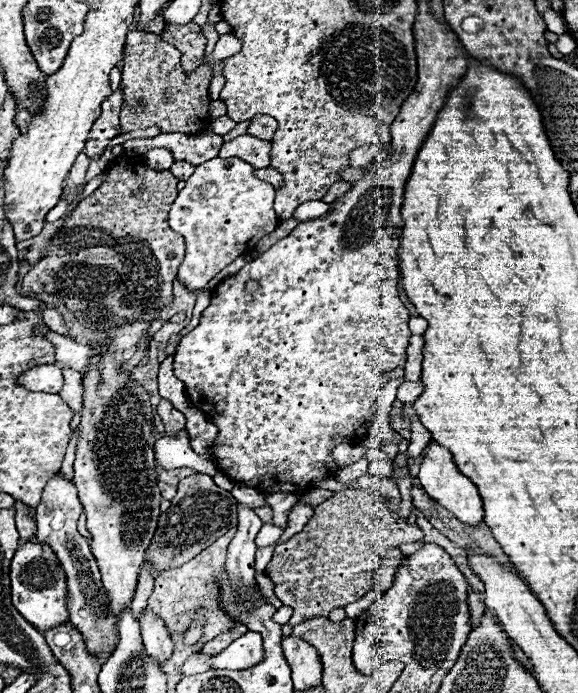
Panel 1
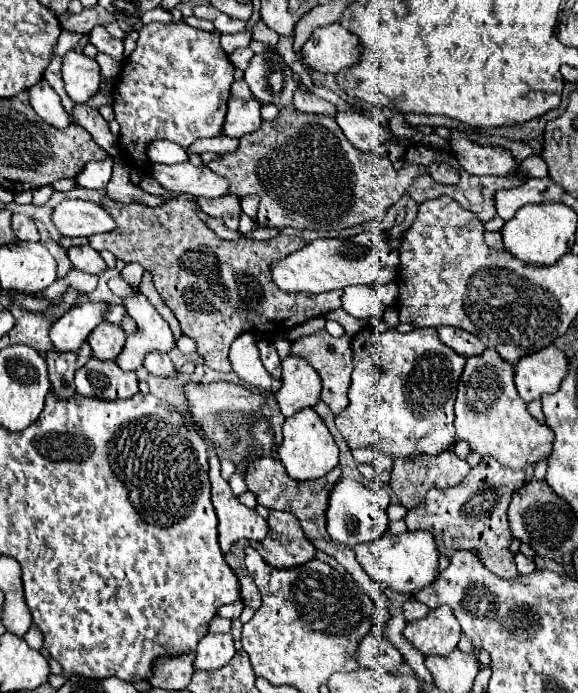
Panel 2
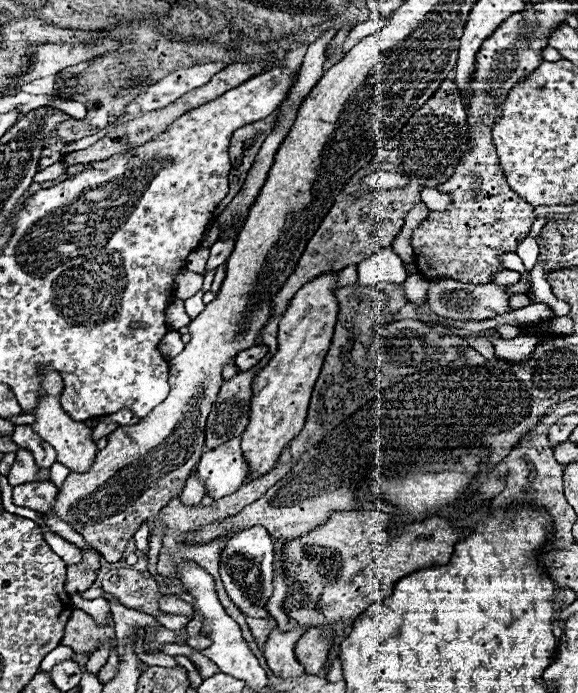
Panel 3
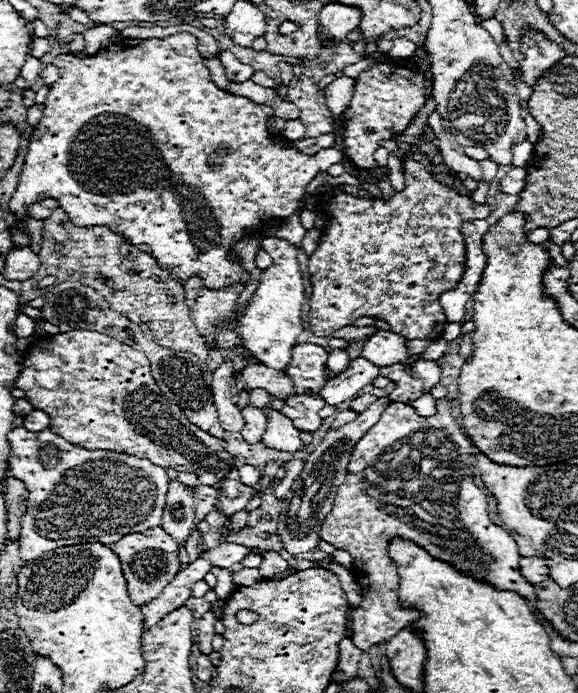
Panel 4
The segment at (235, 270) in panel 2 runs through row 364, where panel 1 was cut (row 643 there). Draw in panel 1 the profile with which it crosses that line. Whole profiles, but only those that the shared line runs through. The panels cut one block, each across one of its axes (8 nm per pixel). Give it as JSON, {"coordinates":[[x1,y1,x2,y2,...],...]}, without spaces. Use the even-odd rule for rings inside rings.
{"coordinates":[[234,624,234,628,232,628,230,632,224,632,224,634,216,636,212,642,208,642,208,644,202,648,202,652,204,652,204,654,210,654,210,656,220,654,228,644,232,644,232,640,236,640,236,636,242,636,242,634,244,634,244,626]]}

